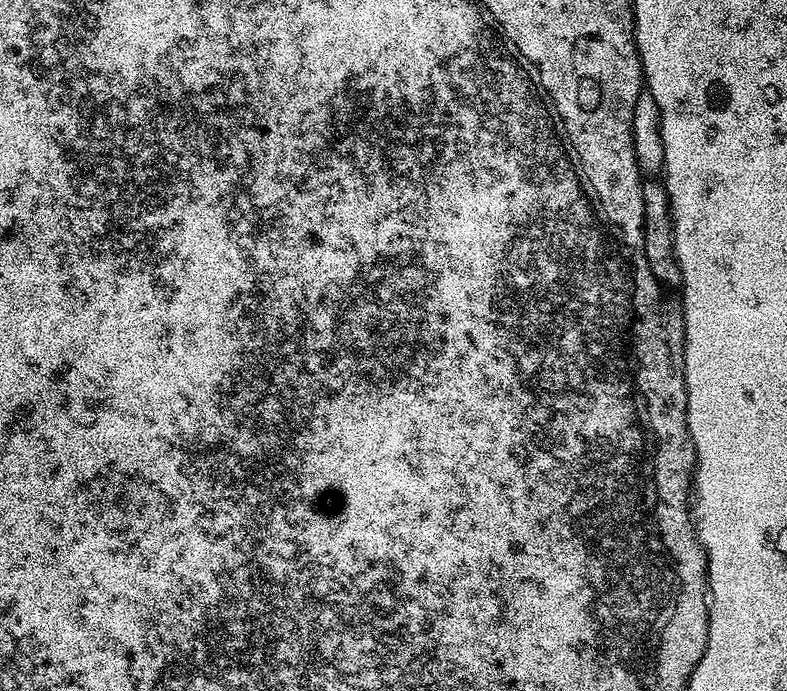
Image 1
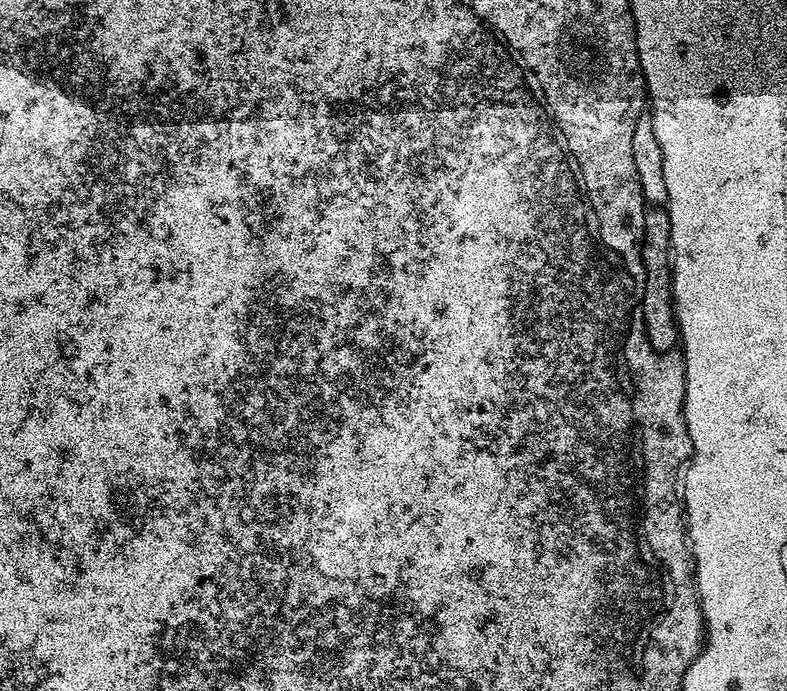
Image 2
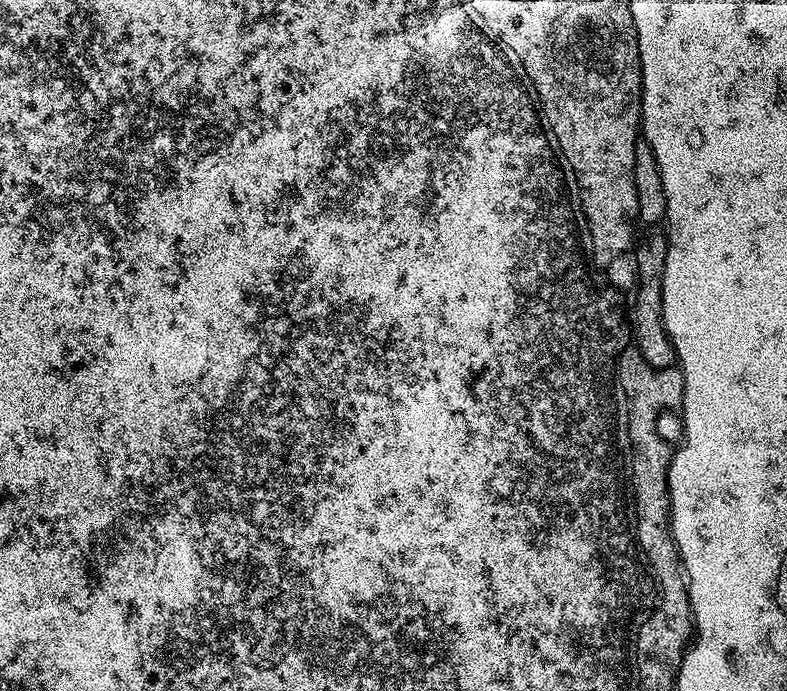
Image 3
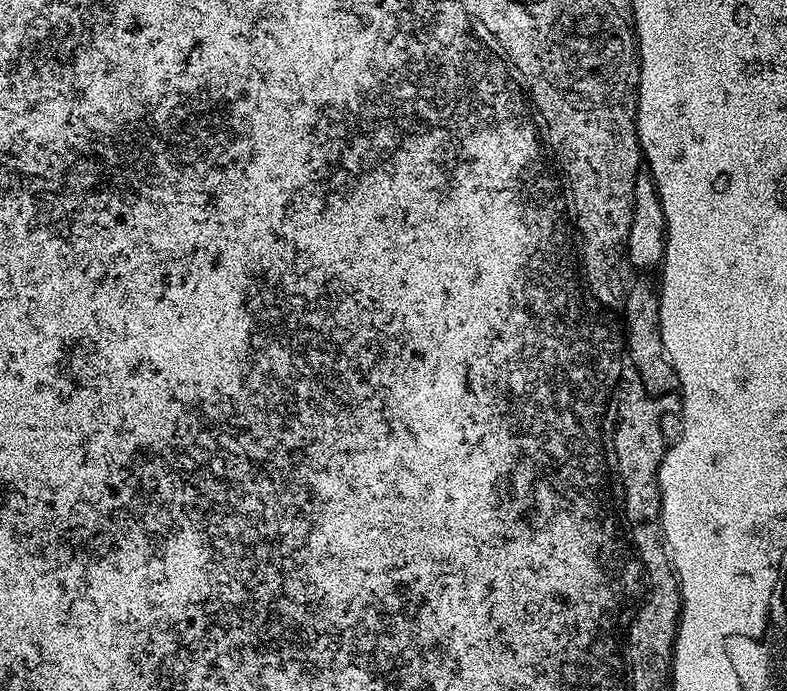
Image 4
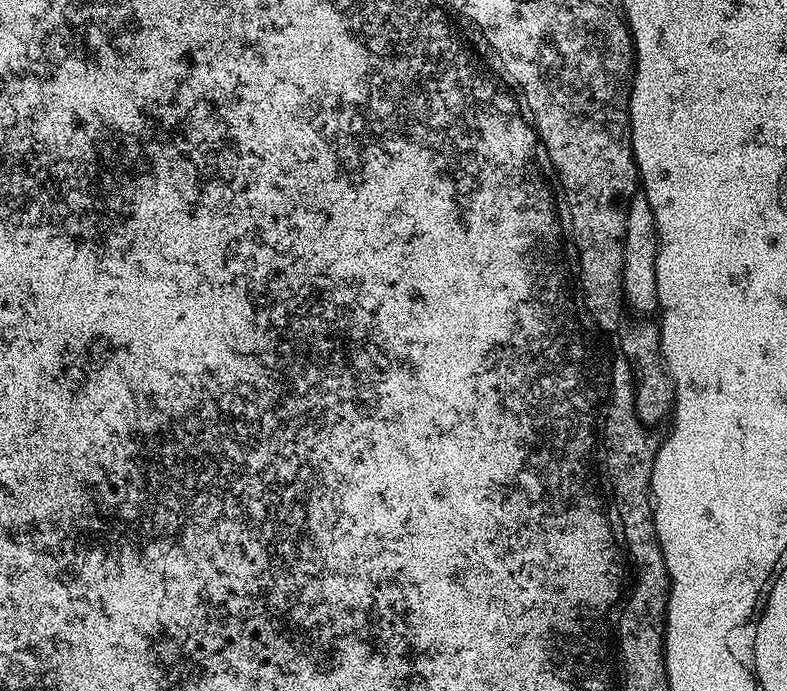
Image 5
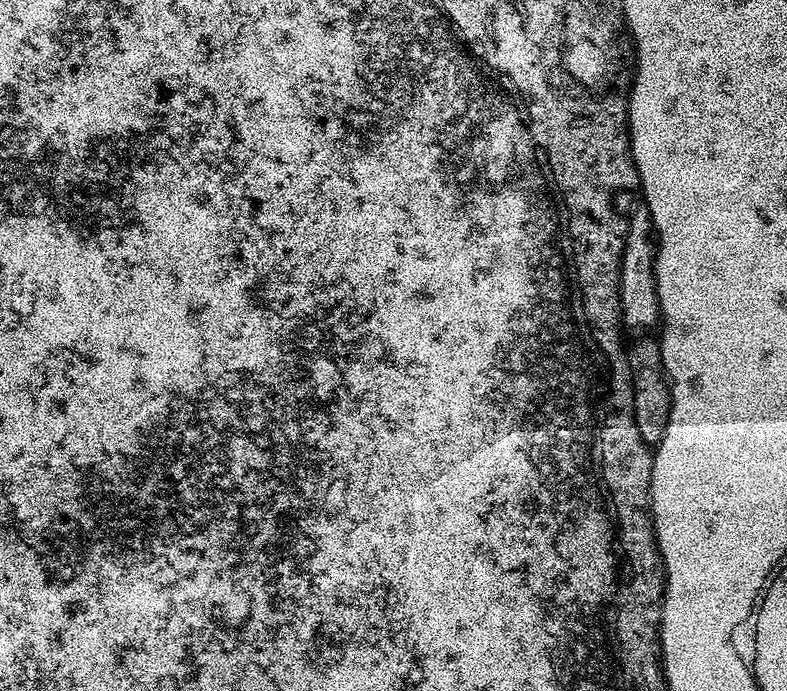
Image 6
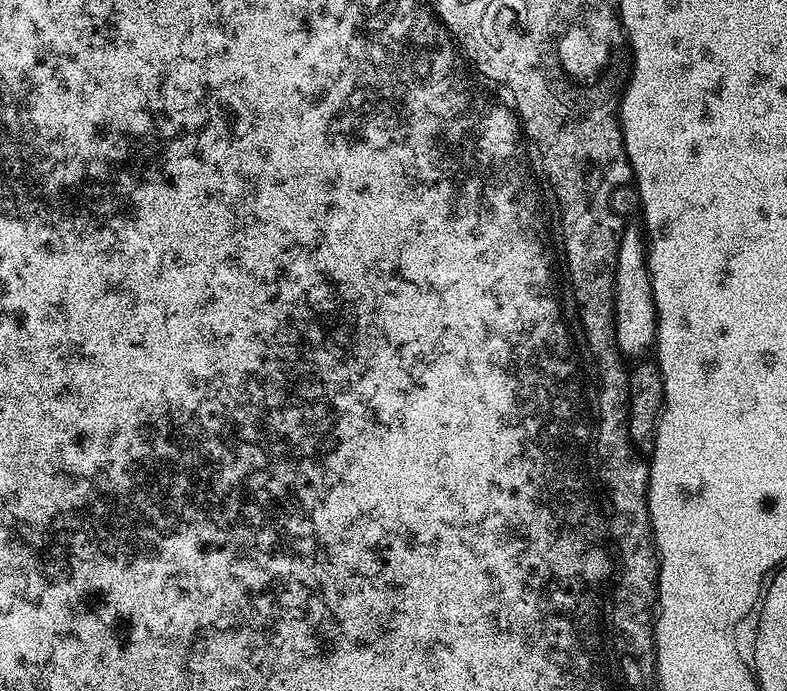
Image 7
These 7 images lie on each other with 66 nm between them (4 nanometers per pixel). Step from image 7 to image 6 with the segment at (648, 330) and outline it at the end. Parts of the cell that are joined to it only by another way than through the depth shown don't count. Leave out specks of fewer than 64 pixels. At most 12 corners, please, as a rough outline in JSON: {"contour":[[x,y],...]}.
{"contour":[[648,205],[626,216],[620,267],[623,327],[660,320]]}

